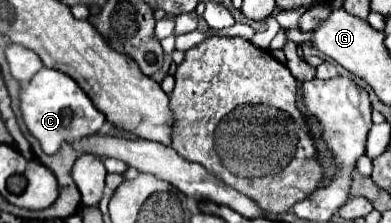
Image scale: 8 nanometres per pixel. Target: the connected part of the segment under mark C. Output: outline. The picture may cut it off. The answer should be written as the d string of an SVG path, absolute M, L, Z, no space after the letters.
M51 68L39 70L33 80L21 90L21 114L29 132L41 142L41 148L47 154L55 154L61 142L73 142L89 136L93 128L95 132L99 132L105 124L103 114L93 106L79 84L67 74Z

